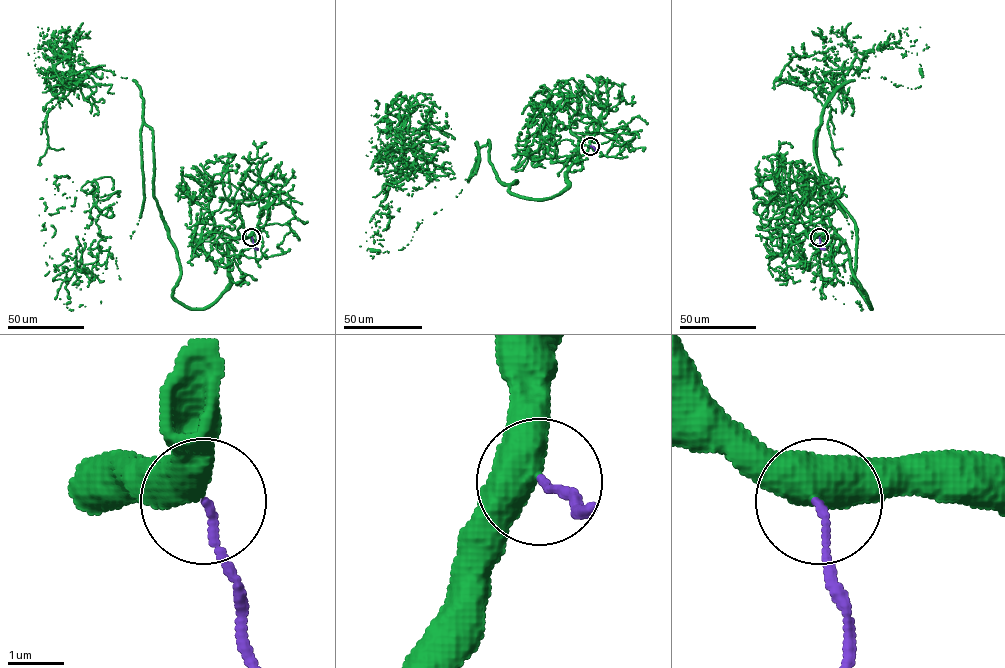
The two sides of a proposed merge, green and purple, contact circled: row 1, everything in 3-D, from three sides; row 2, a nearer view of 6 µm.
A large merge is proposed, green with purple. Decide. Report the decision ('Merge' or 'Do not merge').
Merge

